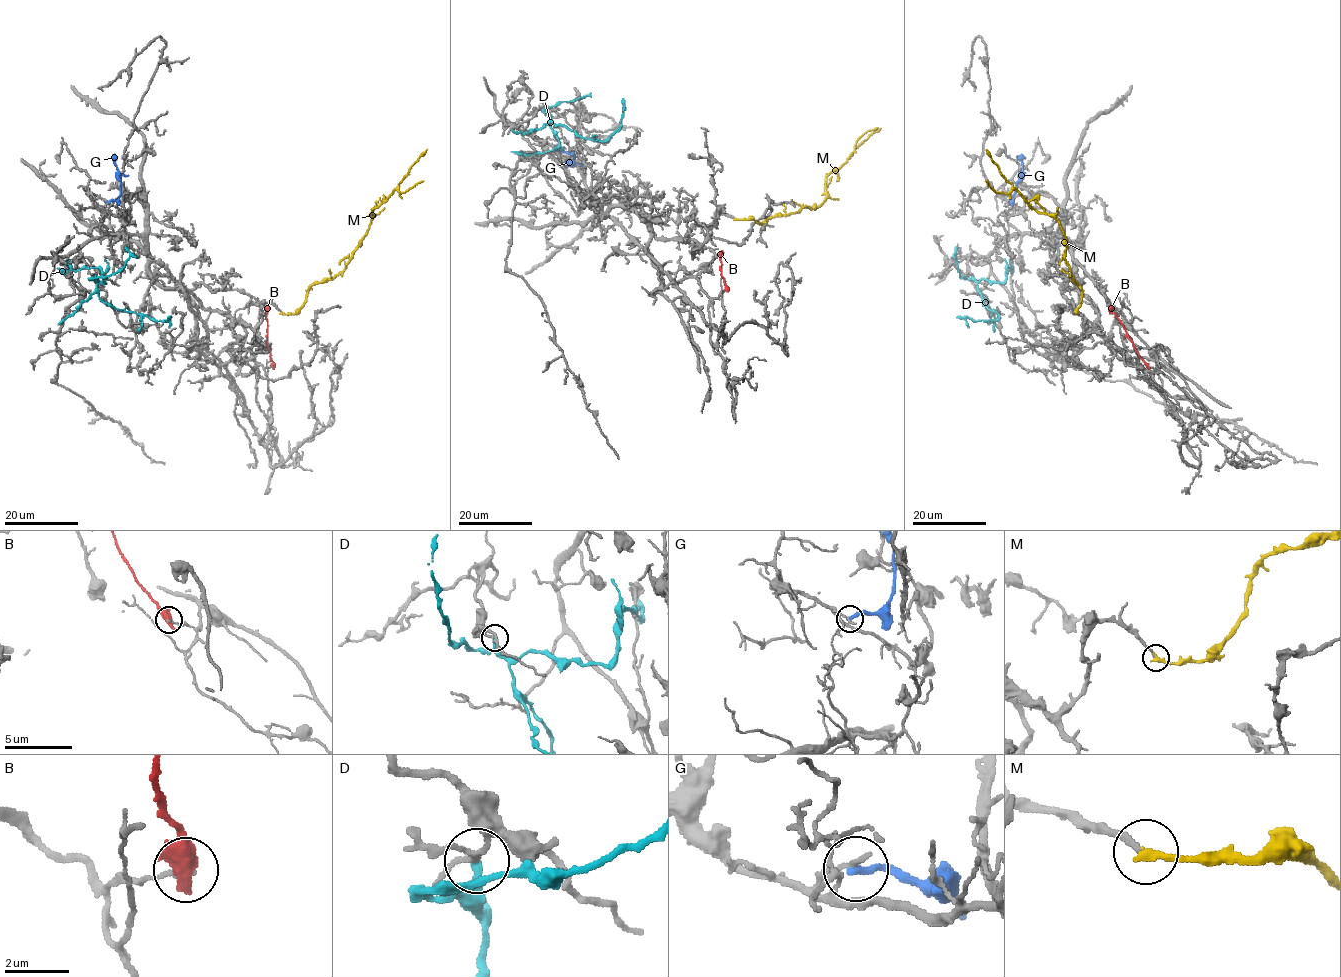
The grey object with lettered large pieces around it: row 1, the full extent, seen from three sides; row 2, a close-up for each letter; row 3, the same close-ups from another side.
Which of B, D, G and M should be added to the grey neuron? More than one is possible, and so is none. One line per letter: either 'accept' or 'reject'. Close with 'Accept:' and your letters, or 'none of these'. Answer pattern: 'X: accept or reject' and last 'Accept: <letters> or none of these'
B: reject
D: reject
G: reject
M: accept
Accept: M

